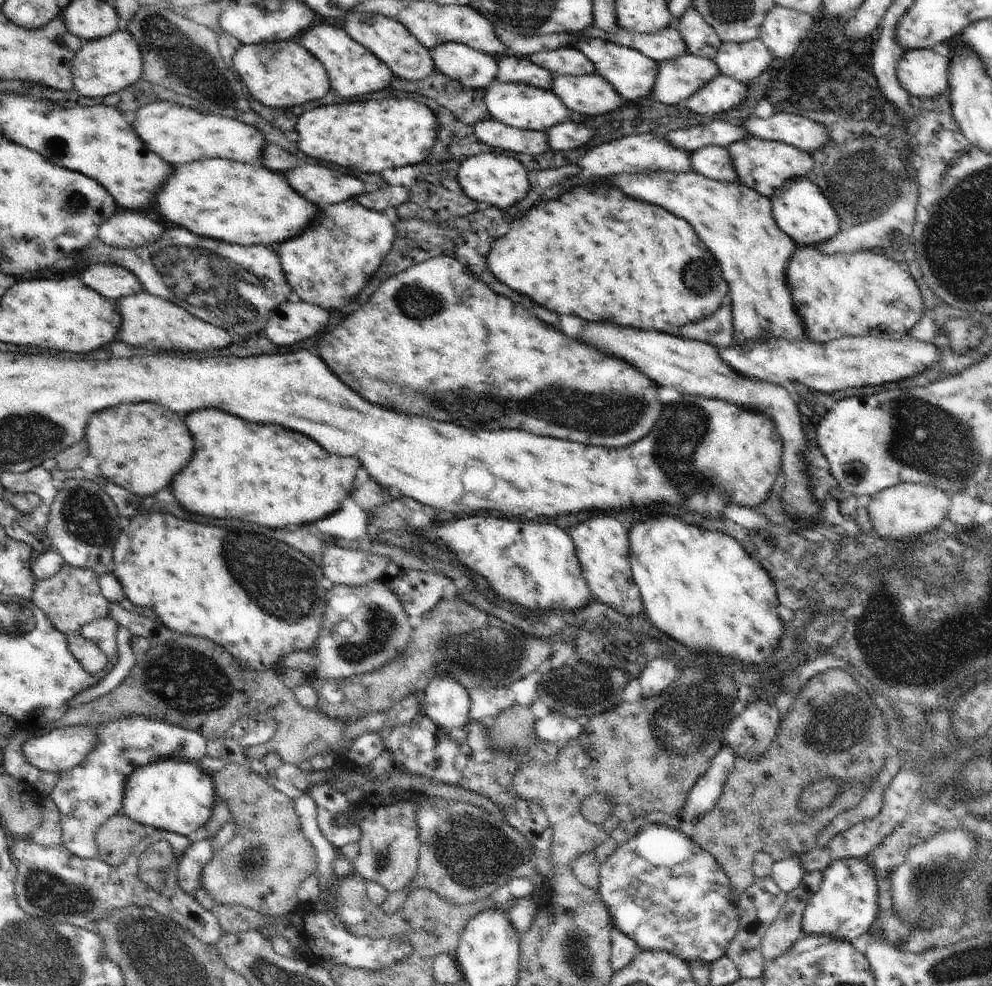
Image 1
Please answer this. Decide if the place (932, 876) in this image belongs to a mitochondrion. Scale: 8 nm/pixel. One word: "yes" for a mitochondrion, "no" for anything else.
yes

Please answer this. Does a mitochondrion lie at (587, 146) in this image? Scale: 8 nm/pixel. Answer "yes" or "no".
no

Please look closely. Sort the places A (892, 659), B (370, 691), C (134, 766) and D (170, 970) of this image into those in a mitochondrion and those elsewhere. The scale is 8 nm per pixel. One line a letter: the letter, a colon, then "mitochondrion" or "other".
A: mitochondrion
B: mitochondrion
C: other
D: mitochondrion

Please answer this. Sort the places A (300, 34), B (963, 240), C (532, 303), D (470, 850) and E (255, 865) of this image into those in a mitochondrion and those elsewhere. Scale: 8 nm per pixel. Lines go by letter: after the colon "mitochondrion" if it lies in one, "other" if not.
A: other
B: mitochondrion
C: other
D: mitochondrion
E: mitochondrion

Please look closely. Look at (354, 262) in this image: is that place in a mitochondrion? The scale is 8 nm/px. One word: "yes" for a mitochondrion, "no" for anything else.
no

